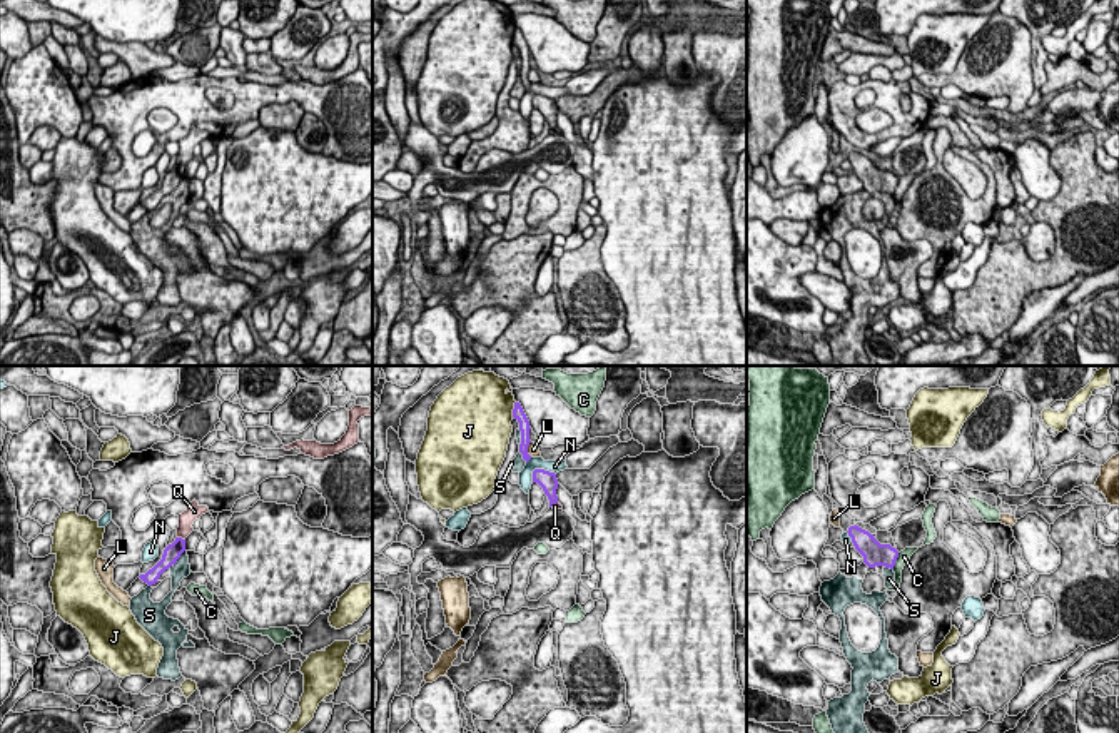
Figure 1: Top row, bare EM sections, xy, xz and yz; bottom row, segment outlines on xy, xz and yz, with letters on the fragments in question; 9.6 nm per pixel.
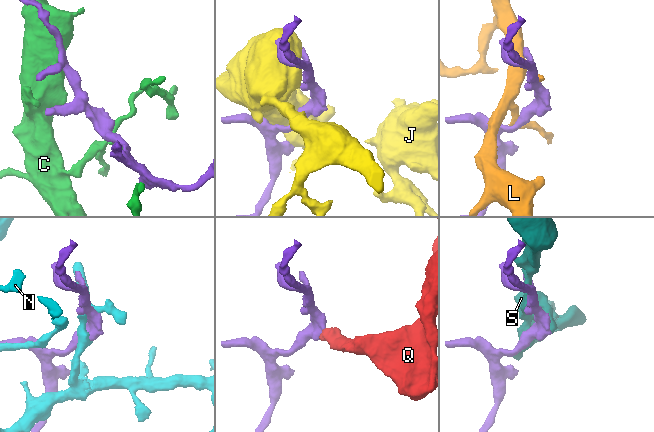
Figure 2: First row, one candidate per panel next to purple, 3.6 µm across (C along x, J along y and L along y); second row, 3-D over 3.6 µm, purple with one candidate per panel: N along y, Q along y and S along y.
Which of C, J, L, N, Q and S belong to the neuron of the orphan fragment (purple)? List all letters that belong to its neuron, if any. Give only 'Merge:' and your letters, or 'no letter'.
Merge: Q

